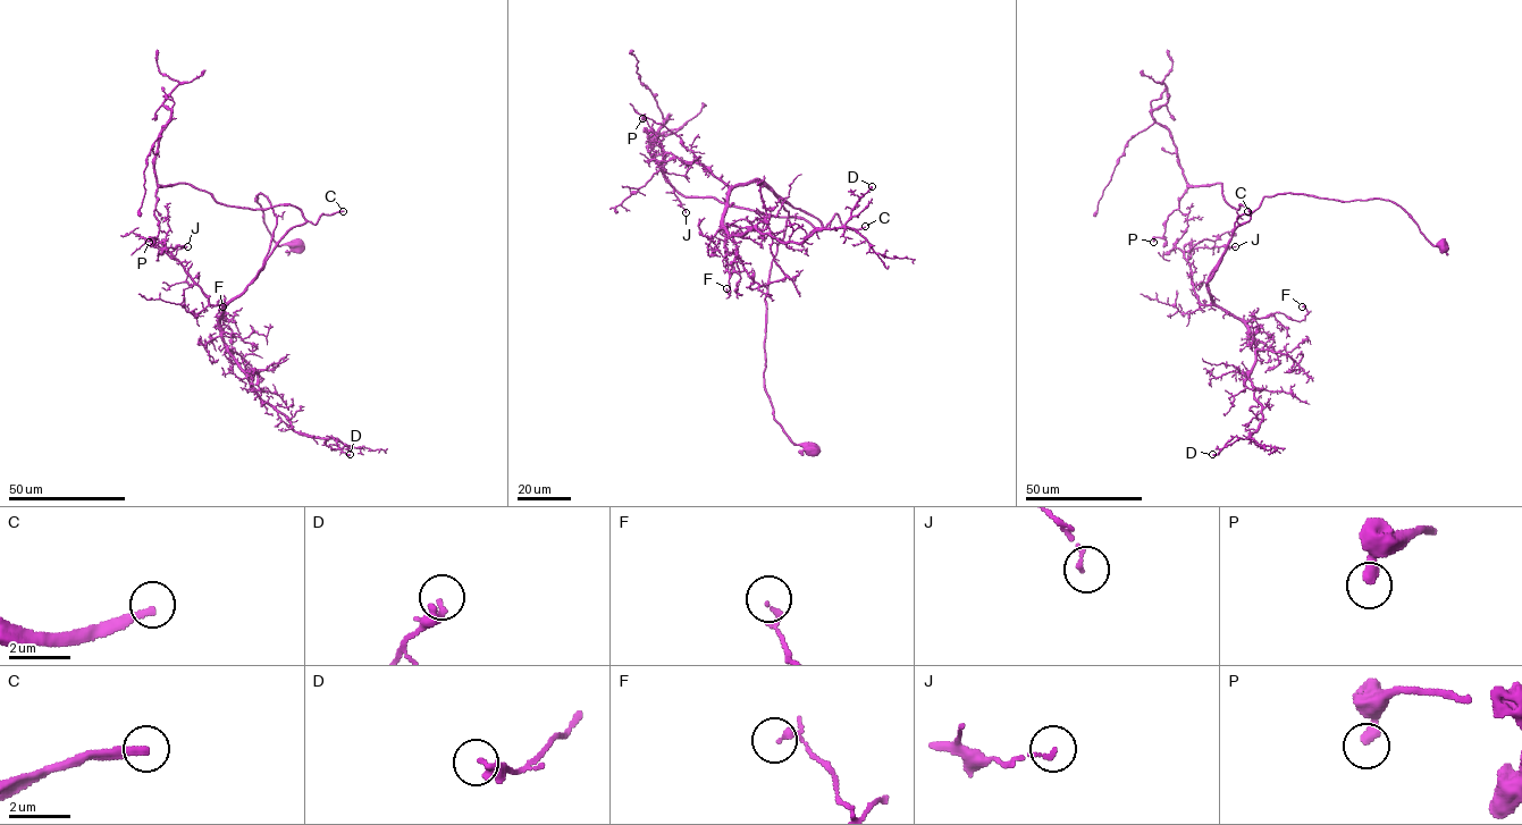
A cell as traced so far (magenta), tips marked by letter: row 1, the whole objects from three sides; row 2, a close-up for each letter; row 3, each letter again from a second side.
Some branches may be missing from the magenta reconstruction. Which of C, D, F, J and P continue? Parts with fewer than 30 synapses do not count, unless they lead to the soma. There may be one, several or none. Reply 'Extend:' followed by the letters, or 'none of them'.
Extend: C

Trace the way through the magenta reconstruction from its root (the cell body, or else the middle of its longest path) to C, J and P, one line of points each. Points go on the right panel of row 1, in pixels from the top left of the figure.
C: (1441, 245), (1390, 201), (1278, 193), (1238, 218), (1220, 259), (1232, 233), (1249, 221), (1236, 217), (1247, 211)
J: (1441, 245), (1390, 201), (1264, 196), (1235, 222), (1209, 277), (1213, 303), (1202, 304), (1191, 252), (1235, 246)
P: (1441, 245), (1390, 201), (1278, 193), (1238, 218), (1220, 259), (1250, 218), (1221, 184), (1191, 185), (1153, 242)

